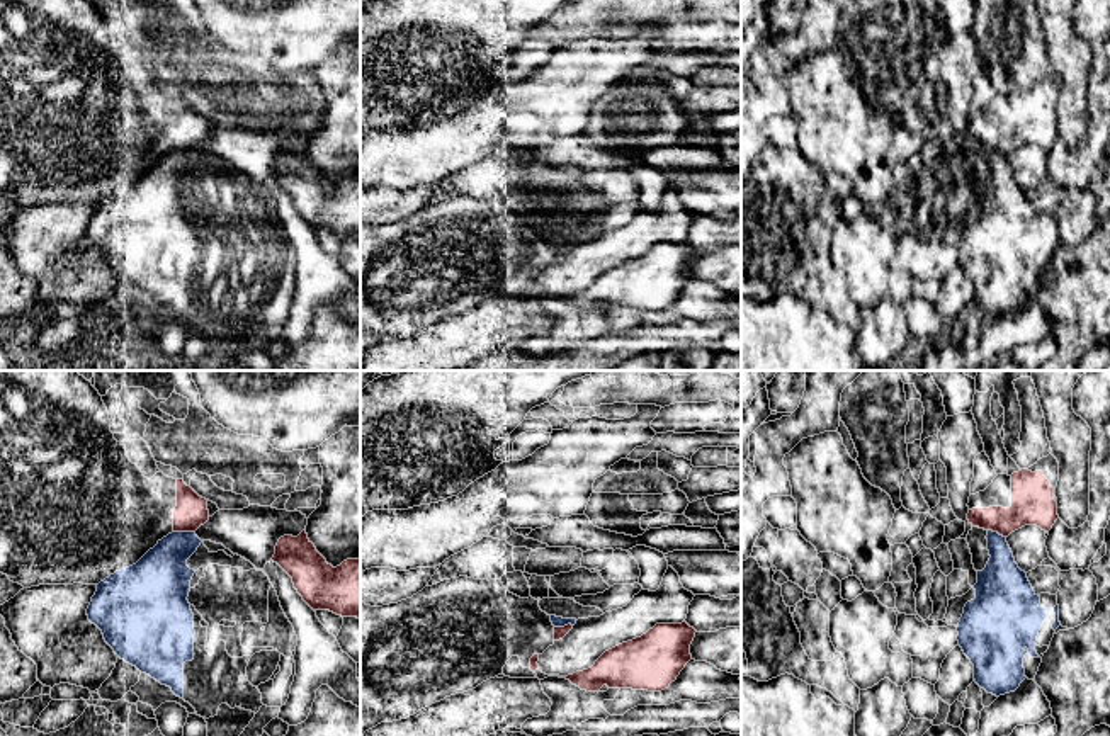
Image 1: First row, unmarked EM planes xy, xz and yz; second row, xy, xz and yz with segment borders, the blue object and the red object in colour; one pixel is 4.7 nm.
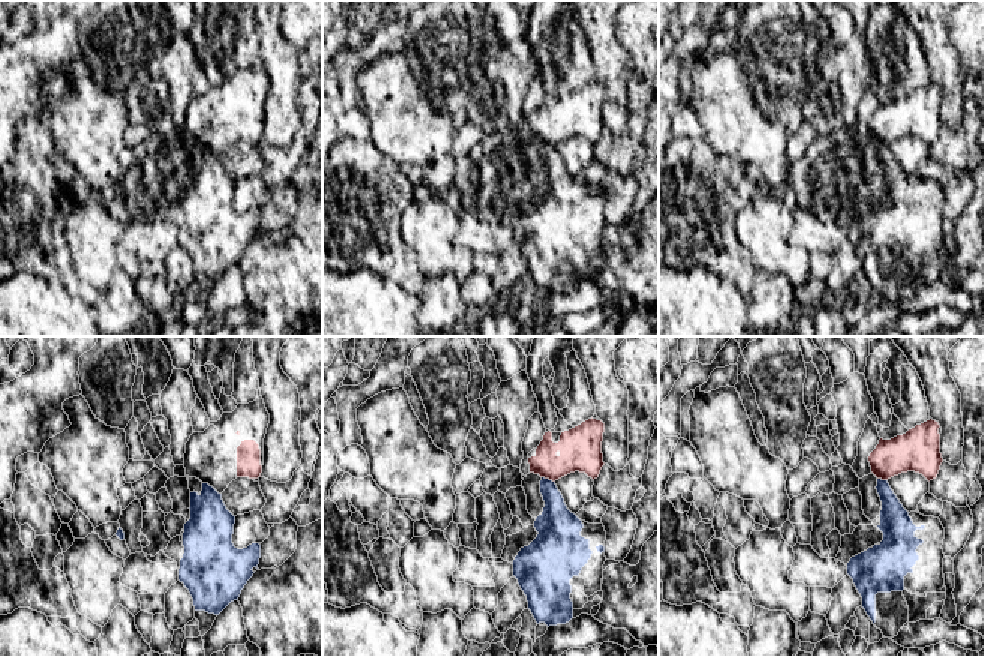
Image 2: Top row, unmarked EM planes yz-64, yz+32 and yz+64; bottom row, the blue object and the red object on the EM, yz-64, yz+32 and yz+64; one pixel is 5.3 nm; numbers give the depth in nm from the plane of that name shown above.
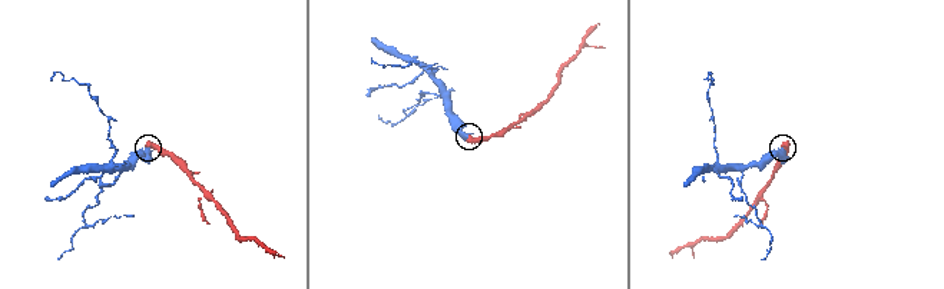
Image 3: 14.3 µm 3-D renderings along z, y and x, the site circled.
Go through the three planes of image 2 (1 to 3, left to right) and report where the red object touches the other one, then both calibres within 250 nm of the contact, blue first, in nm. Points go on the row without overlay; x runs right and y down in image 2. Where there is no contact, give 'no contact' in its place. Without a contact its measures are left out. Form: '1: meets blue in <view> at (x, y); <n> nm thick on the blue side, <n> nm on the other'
1: no contact
2: meets blue in yz+32 at (548, 143); 200 nm thick on the blue side, 220 nm on the other
3: meets blue in yz+64 at (881, 143); 160 nm thick on the blue side, 220 nm on the other

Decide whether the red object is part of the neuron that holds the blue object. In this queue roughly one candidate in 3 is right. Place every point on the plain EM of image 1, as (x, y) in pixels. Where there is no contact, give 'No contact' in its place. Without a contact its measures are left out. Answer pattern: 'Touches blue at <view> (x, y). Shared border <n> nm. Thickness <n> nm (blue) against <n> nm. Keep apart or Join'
Touches blue at xy (184, 152). Shared border 100 nm. Thickness 280 nm (blue) against 160 nm. Keep apart

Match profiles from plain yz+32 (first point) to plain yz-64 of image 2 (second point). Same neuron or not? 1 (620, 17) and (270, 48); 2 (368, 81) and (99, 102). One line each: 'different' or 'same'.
1: different
2: same

